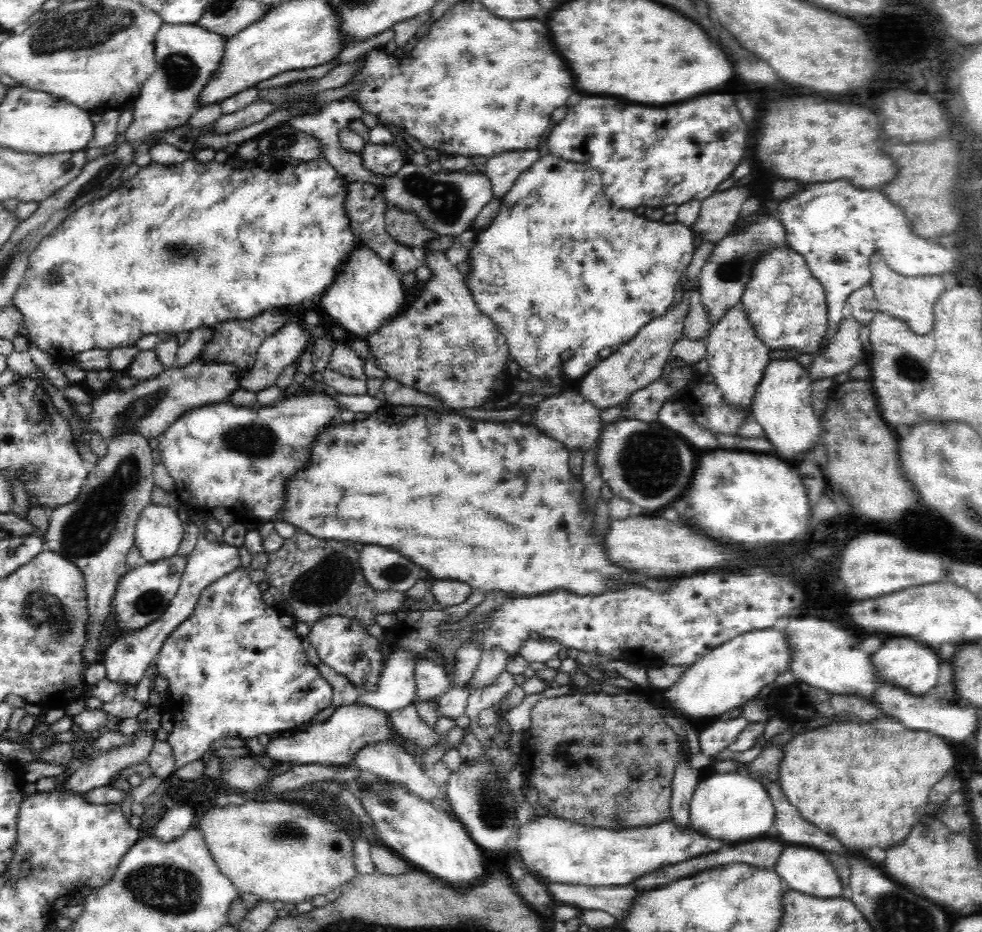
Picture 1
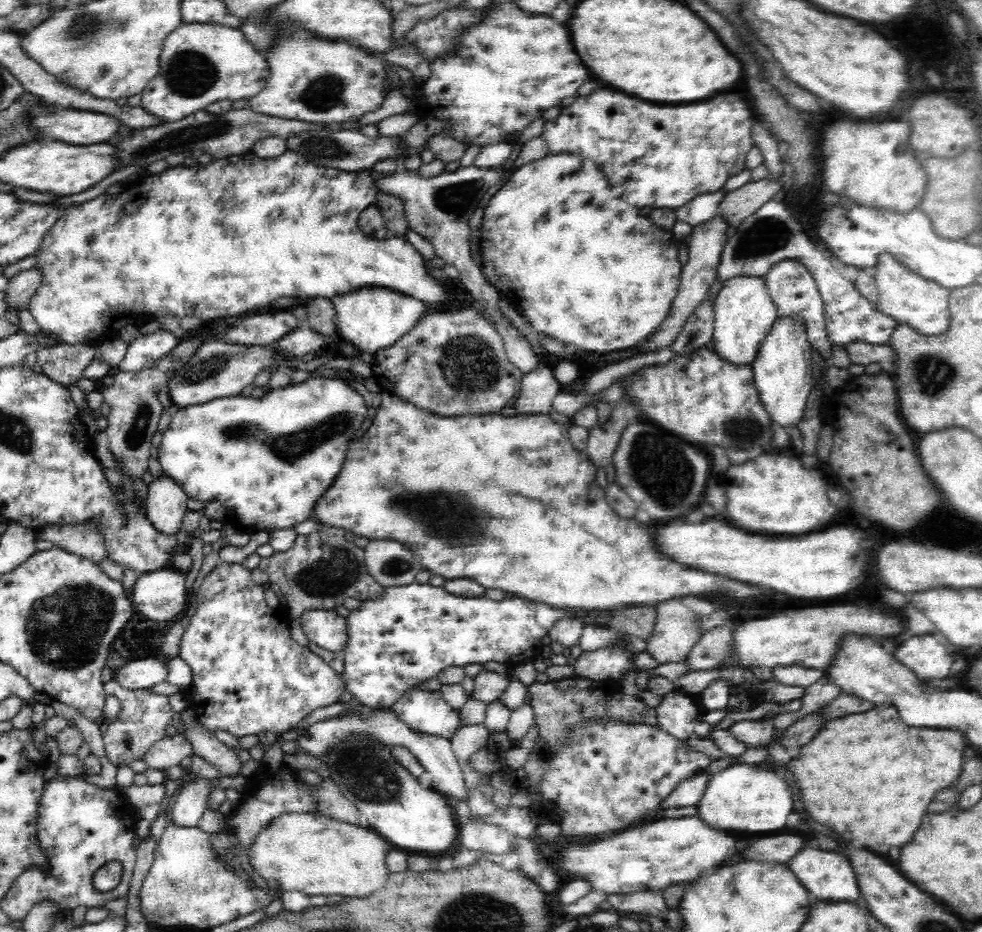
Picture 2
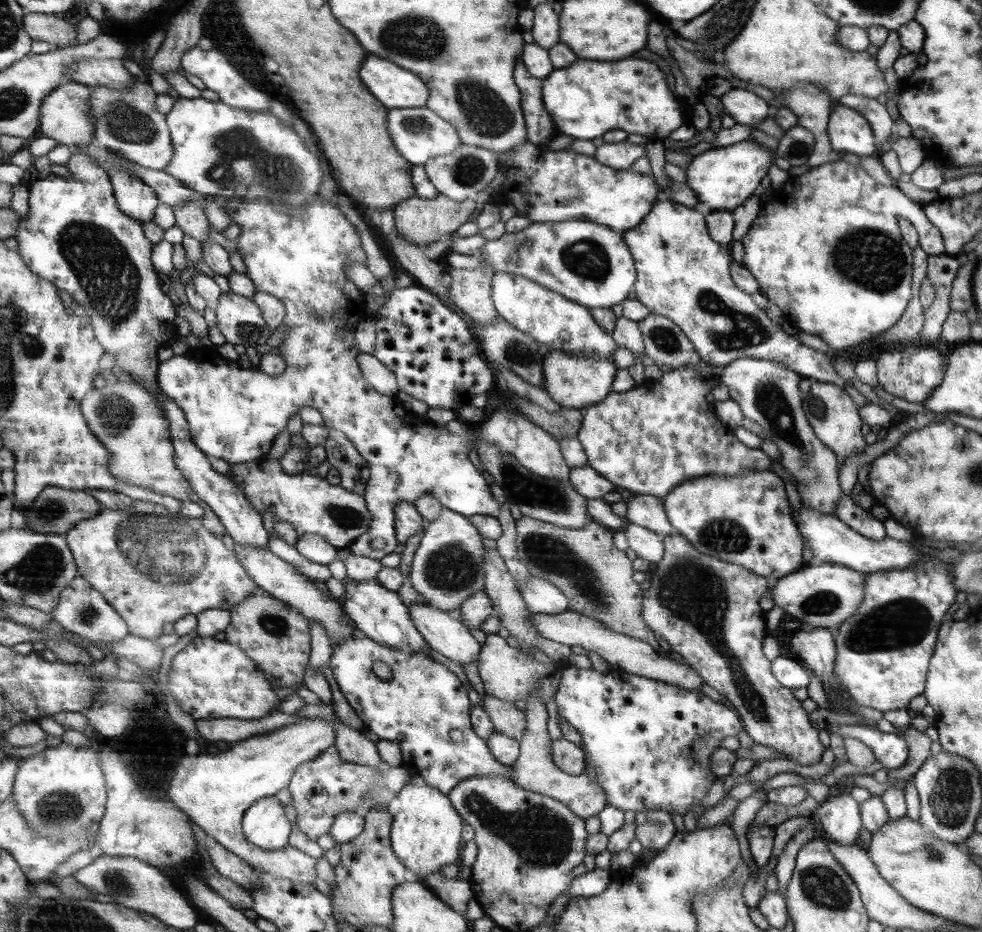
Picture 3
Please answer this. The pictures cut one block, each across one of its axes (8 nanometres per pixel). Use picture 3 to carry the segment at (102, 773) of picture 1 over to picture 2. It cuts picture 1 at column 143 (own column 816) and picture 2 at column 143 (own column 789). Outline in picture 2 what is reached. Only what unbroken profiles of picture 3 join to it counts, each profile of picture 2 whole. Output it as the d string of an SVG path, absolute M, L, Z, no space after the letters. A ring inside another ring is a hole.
M108 681L104 683L104 691L112 694L121 704L120 712L113 721L103 725L103 741L106 757L117 768L128 764L131 760L143 760L148 749L165 737L165 730L171 724L174 710L168 702L168 696L150 694L148 690L125 689L119 684Z

